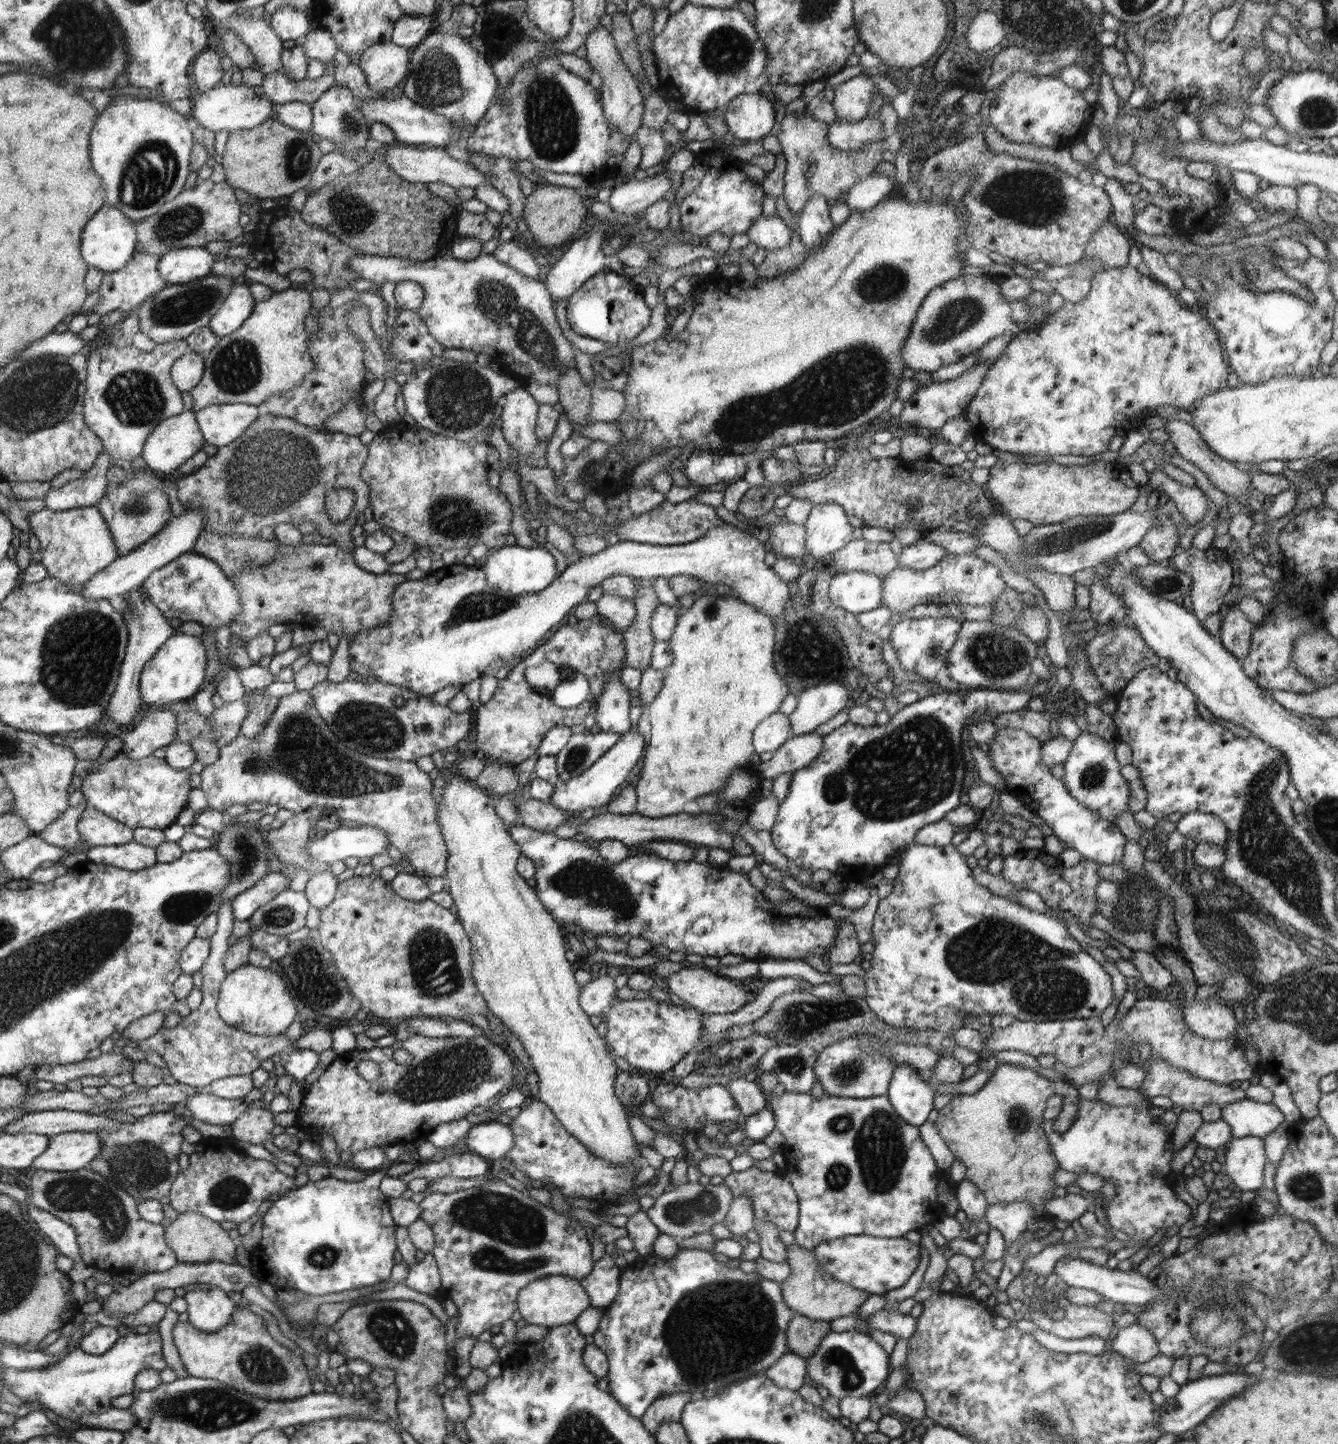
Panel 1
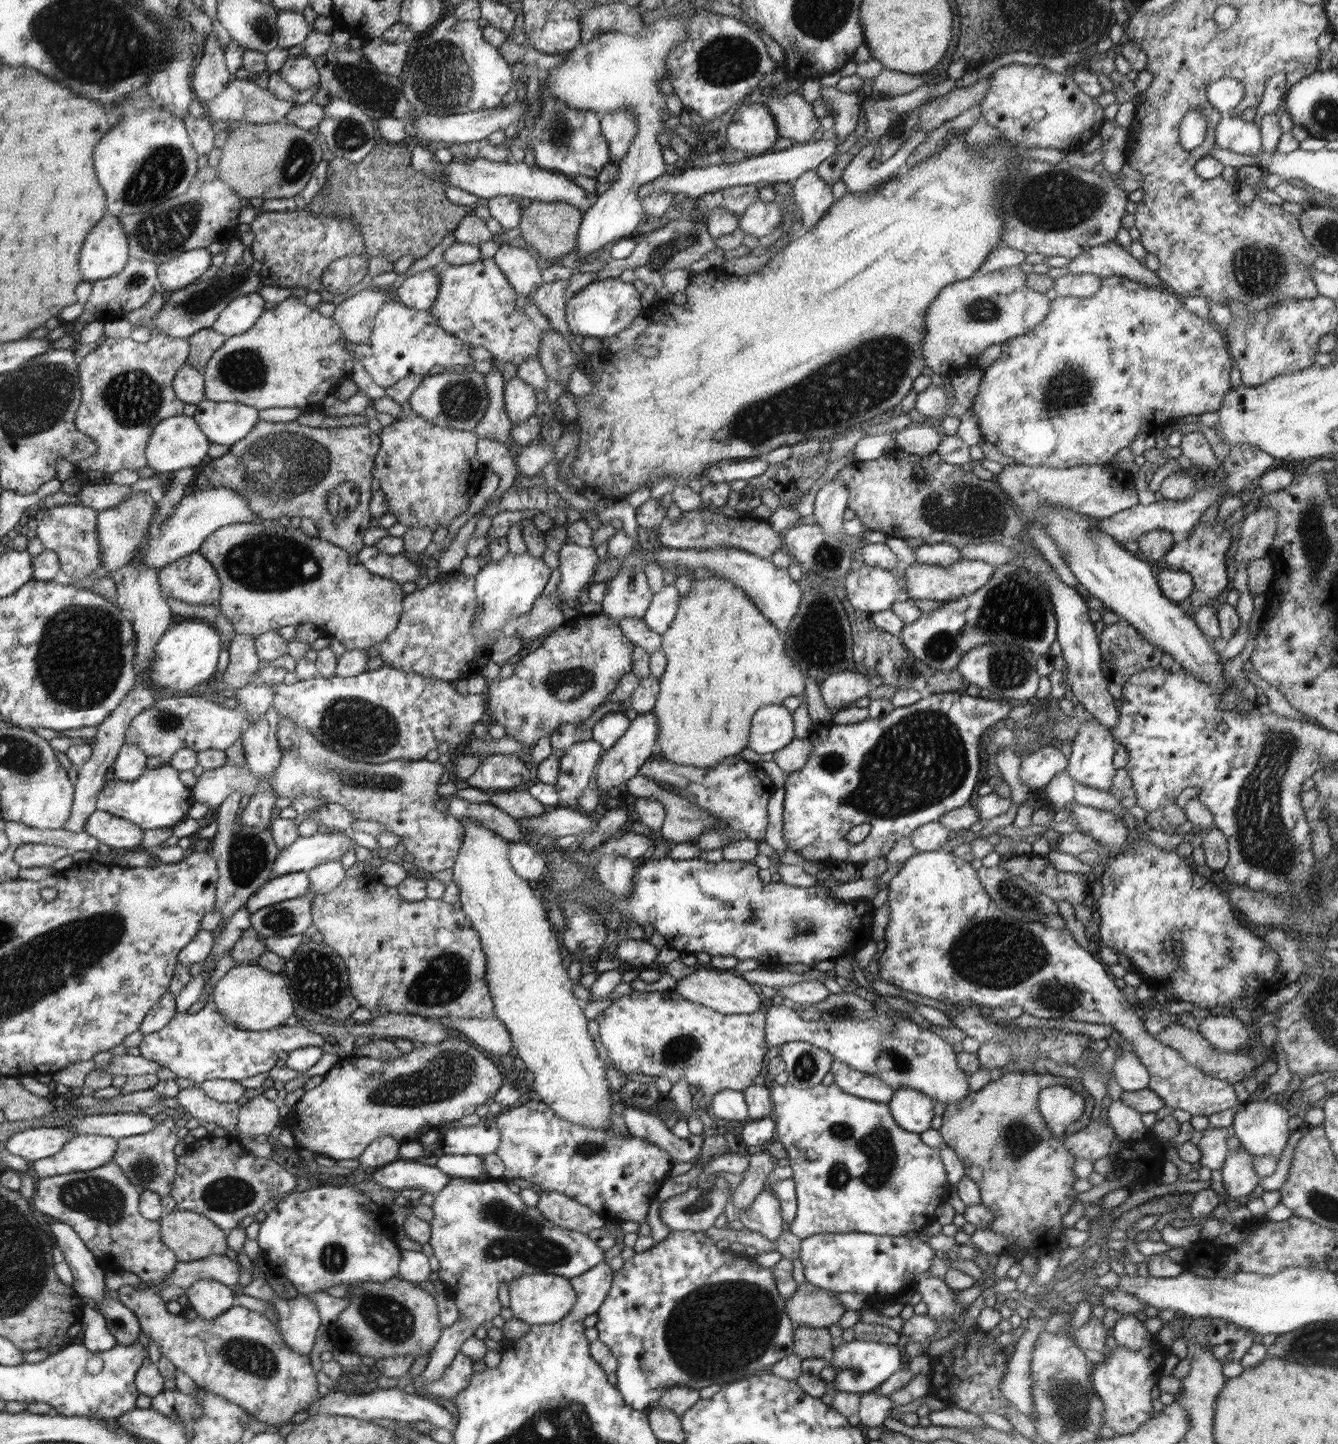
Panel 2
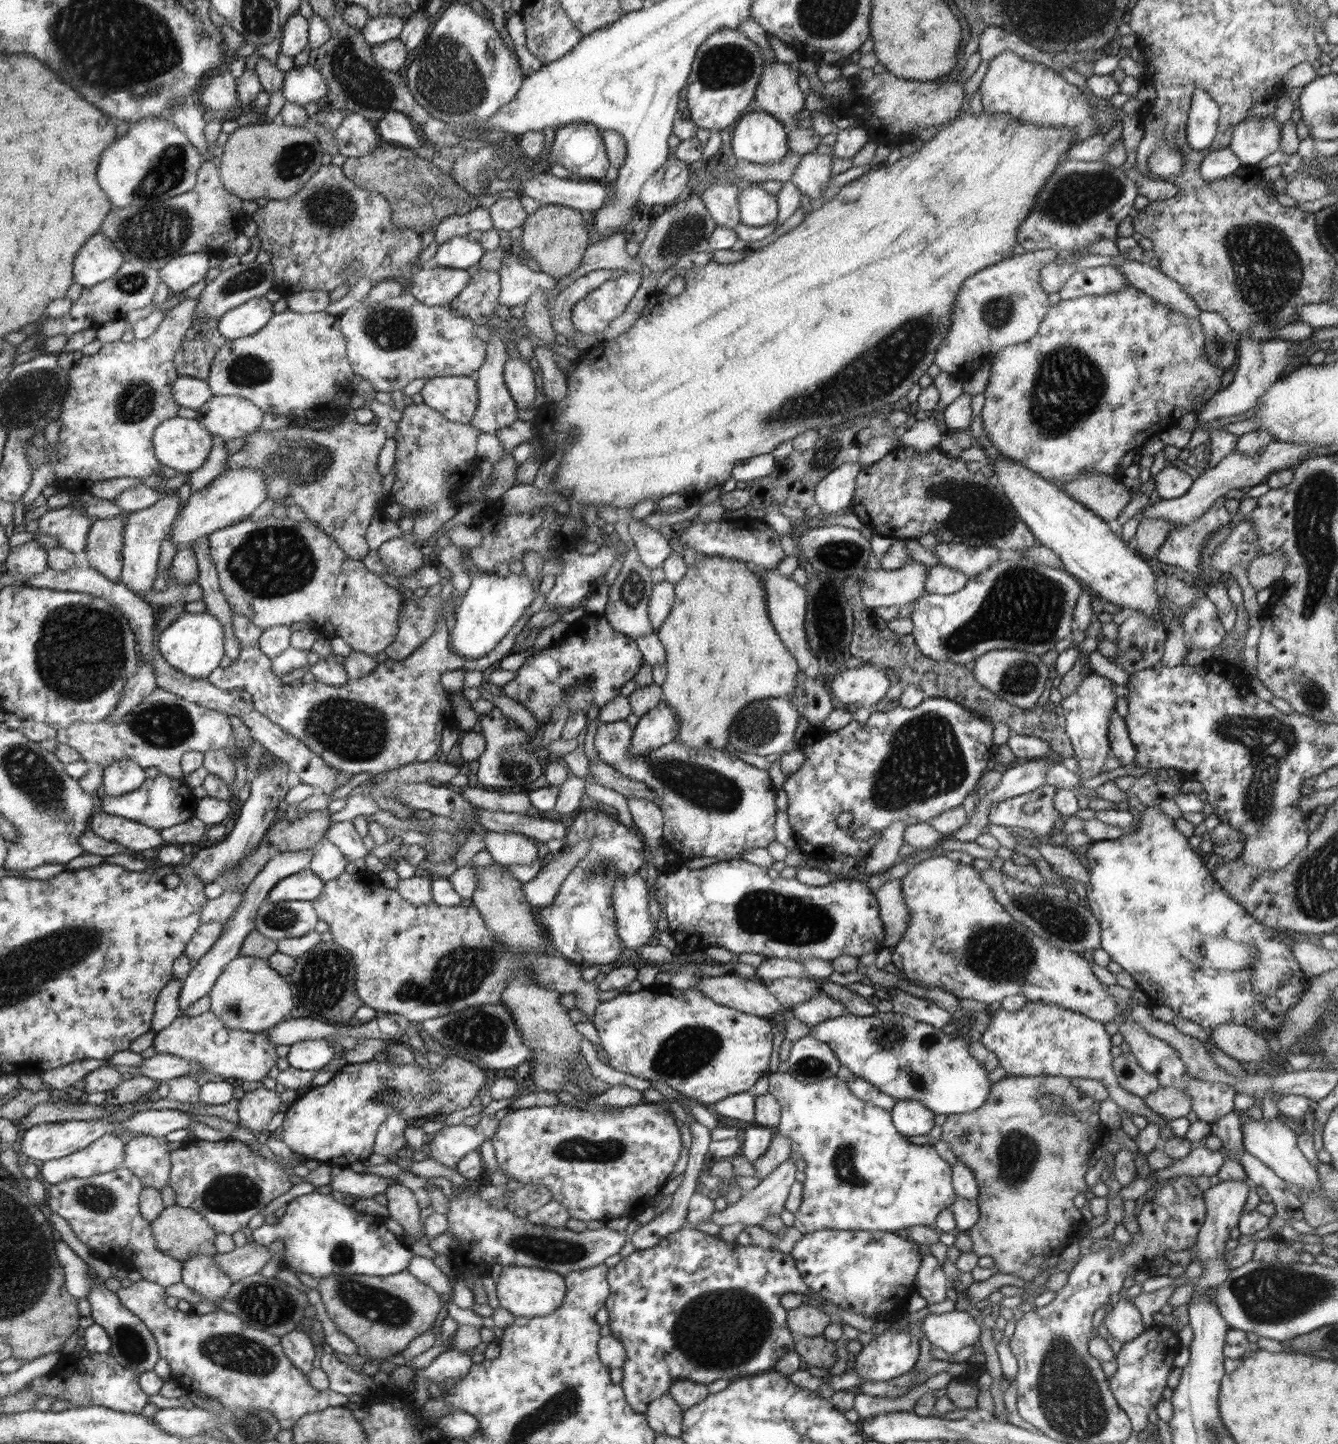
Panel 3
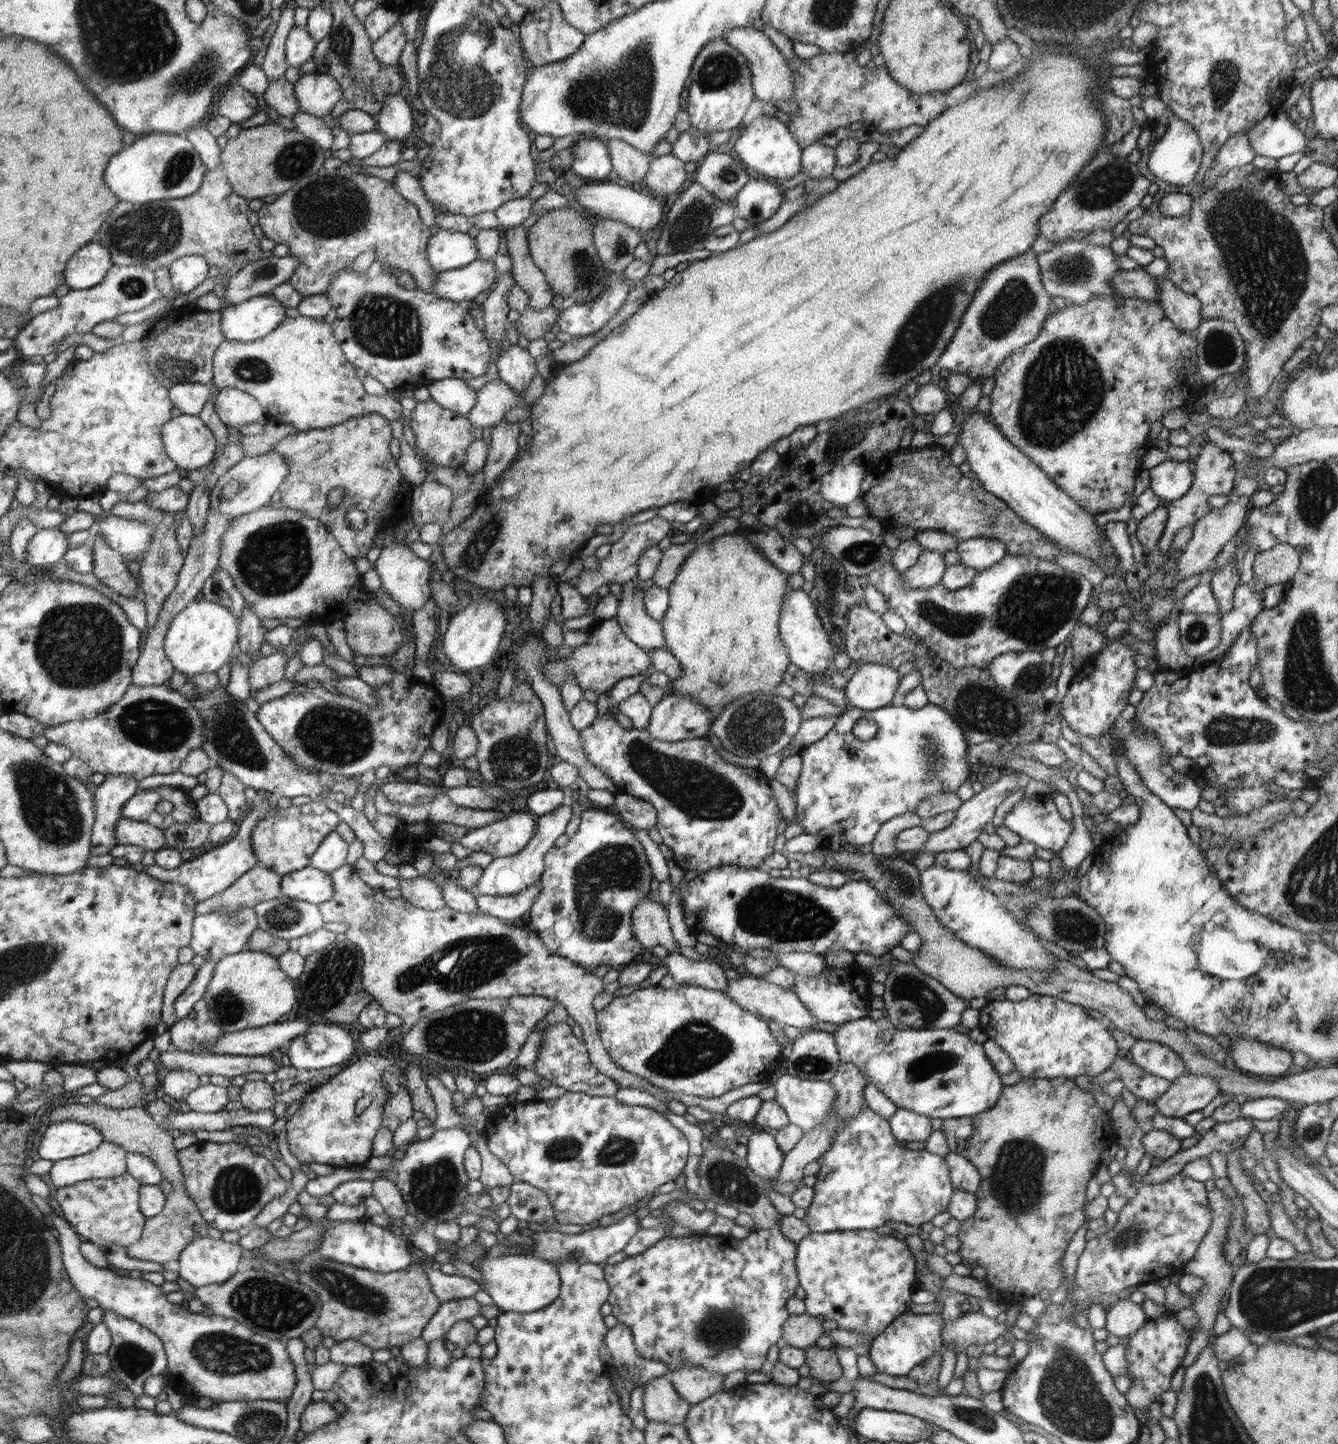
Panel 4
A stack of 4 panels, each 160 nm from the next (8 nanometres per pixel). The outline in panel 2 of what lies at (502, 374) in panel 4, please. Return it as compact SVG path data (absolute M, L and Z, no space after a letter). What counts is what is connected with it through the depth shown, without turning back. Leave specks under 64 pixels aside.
M518 375L508 380L503 393L504 408L514 424L526 422L534 416L536 402L538 402L536 392L527 382L518 378Z

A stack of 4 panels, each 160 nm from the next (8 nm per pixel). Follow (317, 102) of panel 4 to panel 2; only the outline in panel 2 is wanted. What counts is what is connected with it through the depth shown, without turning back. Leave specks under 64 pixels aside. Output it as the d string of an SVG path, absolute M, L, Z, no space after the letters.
M288 55L286 62L279 70L281 77L302 94L303 90L319 82L319 71L315 62L301 55Z

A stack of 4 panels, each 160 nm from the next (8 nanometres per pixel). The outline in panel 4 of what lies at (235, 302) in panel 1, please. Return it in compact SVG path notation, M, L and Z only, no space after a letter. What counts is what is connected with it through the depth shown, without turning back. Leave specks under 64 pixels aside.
M260 295L220 310L222 333L227 340L254 342L284 322L284 306L274 296Z

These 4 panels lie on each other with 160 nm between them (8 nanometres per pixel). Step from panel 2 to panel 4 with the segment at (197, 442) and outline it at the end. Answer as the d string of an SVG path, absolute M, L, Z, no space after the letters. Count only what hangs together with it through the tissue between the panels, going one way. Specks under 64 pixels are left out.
M182 413L162 428L163 447L178 469L199 470L216 458L218 439L198 416Z

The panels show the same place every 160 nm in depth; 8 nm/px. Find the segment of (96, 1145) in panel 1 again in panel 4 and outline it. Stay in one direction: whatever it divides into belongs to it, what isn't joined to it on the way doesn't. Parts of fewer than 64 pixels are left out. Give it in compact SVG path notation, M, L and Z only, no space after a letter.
M104 1140L99 1149L76 1158L54 1163L47 1182L53 1189L73 1186L78 1182L116 1178L127 1173L127 1151Z

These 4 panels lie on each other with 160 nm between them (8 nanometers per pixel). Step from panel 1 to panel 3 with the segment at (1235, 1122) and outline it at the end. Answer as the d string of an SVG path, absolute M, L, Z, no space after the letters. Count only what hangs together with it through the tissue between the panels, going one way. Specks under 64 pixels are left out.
M1282 1116L1275 1117L1272 1120L1264 1118L1256 1120L1249 1117L1242 1129L1244 1150L1264 1162L1268 1168L1272 1169L1288 1185L1294 1184L1300 1190L1316 1192L1320 1188L1320 1179L1318 1179L1316 1168L1312 1162L1308 1162L1308 1158L1299 1150L1298 1143L1296 1143L1296 1133L1284 1123L1285 1119Z

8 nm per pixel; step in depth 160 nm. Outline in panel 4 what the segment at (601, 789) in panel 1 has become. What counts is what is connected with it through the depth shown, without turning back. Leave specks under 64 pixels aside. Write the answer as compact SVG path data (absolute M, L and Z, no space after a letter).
M667 694L654 707L651 725L646 731L652 738L679 742L692 738L707 738L714 723L708 708L690 697Z

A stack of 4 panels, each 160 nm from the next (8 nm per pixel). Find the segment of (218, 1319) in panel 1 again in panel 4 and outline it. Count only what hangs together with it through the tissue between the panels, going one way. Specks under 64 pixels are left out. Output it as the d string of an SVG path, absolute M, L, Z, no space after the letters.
M202 1237L183 1250L175 1264L179 1276L195 1288L222 1285L235 1276L238 1262L246 1252L238 1243Z

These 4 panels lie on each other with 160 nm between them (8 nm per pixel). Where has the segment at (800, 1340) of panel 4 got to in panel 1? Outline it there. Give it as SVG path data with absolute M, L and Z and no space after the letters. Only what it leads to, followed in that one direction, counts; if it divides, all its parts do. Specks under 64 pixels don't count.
M795 1241L787 1246L787 1263L790 1265L789 1277L780 1283L784 1302L791 1307L794 1313L800 1313L812 1320L832 1321L841 1316L852 1316L870 1297L868 1292L858 1290L850 1284L840 1282L824 1267L821 1267L816 1255L798 1246Z

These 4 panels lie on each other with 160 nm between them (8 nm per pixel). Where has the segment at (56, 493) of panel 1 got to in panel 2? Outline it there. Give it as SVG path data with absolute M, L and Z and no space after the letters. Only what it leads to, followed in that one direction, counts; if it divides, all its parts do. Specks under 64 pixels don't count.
M117 483L86 484L75 494L77 503L103 511L120 504L132 493L129 485Z

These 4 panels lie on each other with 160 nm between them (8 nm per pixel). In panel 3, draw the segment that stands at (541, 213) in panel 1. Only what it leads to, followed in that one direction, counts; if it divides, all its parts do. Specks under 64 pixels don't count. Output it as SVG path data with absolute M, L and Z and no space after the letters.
M540 206L536 213L530 214L522 226L524 234L520 239L527 256L540 264L541 272L558 280L570 276L583 264L582 254L588 246L590 224L584 220L582 212L568 206Z

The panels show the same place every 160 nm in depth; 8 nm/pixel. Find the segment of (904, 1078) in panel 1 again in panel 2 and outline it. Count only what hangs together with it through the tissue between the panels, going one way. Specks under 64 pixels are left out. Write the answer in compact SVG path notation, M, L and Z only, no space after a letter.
M903 1086L895 1090L895 1096L887 1103L899 1125L910 1132L920 1134L931 1127L934 1102L927 1094Z

